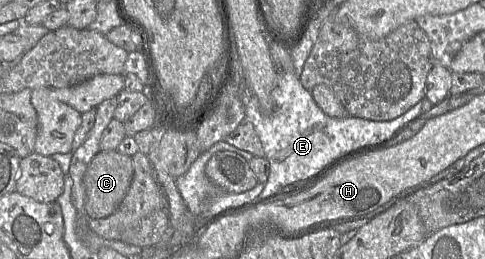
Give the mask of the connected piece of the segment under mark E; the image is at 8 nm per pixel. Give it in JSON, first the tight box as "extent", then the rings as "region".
{"extent":[245,72,423,197],"region":[[[279,72],[278,84],[272,91],[275,109],[271,115],[260,111],[257,97],[247,85],[245,95],[245,119],[252,123],[262,143],[265,158],[270,164],[270,173],[264,189],[258,197],[265,197],[298,179],[307,177],[335,156],[357,146],[388,138],[405,121],[421,115],[423,100],[401,116],[389,121],[373,121],[347,116],[333,118],[325,114],[315,102],[310,91],[305,89],[295,72]]]}

